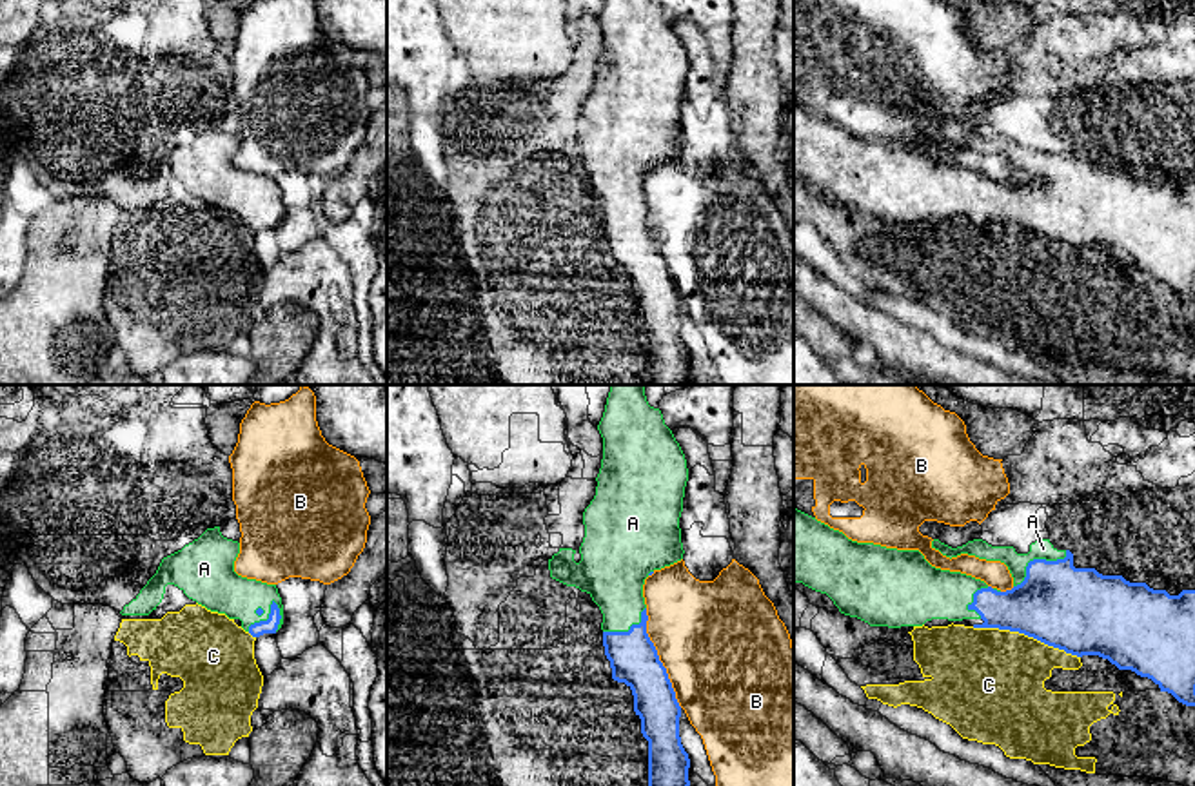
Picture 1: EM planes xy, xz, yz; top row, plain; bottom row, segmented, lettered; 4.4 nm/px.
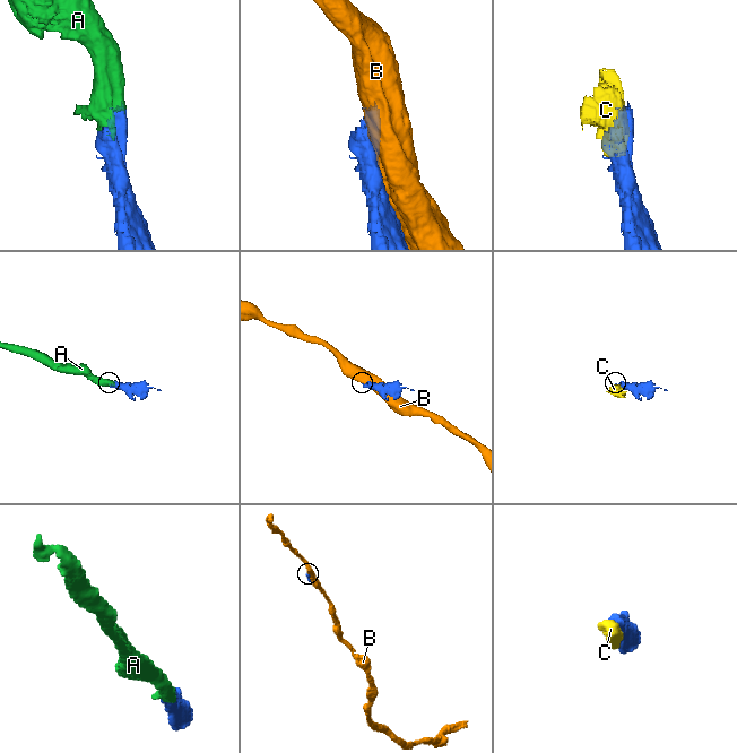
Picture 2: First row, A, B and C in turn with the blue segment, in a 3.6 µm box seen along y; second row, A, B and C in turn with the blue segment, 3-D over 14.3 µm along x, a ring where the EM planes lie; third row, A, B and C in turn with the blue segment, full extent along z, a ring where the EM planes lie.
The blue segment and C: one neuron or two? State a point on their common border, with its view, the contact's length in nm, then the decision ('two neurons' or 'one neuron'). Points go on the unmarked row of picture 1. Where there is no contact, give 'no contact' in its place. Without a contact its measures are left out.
contact yz (1027, 227); length 500 nm; two neurons

